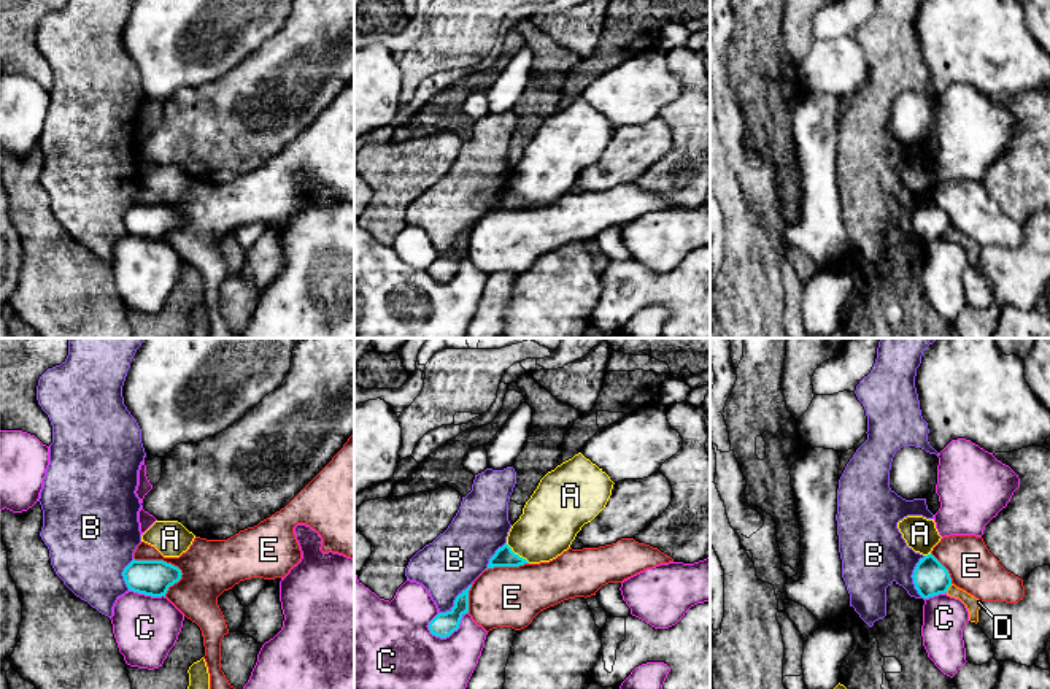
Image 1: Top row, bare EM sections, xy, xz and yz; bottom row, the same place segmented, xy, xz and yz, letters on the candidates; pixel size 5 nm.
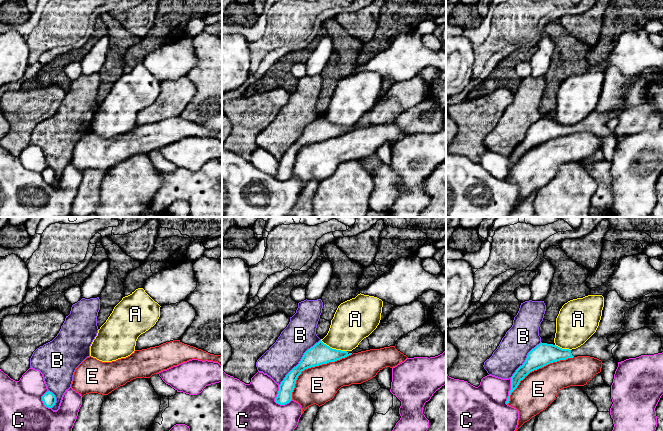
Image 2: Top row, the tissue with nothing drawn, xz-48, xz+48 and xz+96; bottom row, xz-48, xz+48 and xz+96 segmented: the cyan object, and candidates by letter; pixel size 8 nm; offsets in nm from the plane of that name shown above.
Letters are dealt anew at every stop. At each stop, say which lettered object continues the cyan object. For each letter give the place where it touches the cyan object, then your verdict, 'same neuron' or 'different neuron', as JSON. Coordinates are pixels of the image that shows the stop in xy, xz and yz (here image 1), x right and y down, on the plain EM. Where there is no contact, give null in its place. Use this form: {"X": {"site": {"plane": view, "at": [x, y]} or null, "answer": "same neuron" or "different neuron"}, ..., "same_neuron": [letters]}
{"A": {"site": {"plane": "xz", "at": [517, 199]}, "answer": "different neuron"}, "B": {"site": {"plane": "yz", "at": [912, 221]}, "answer": "different neuron"}, "C": {"site": {"plane": "xz", "at": [448, 280]}, "answer": "different neuron"}, "D": {"site": {"plane": "yz", "at": [949, 230]}, "answer": "different neuron"}, "E": {"site": {"plane": "xy", "at": [161, 205]}, "answer": "different neuron"}, "same_neuron": []}

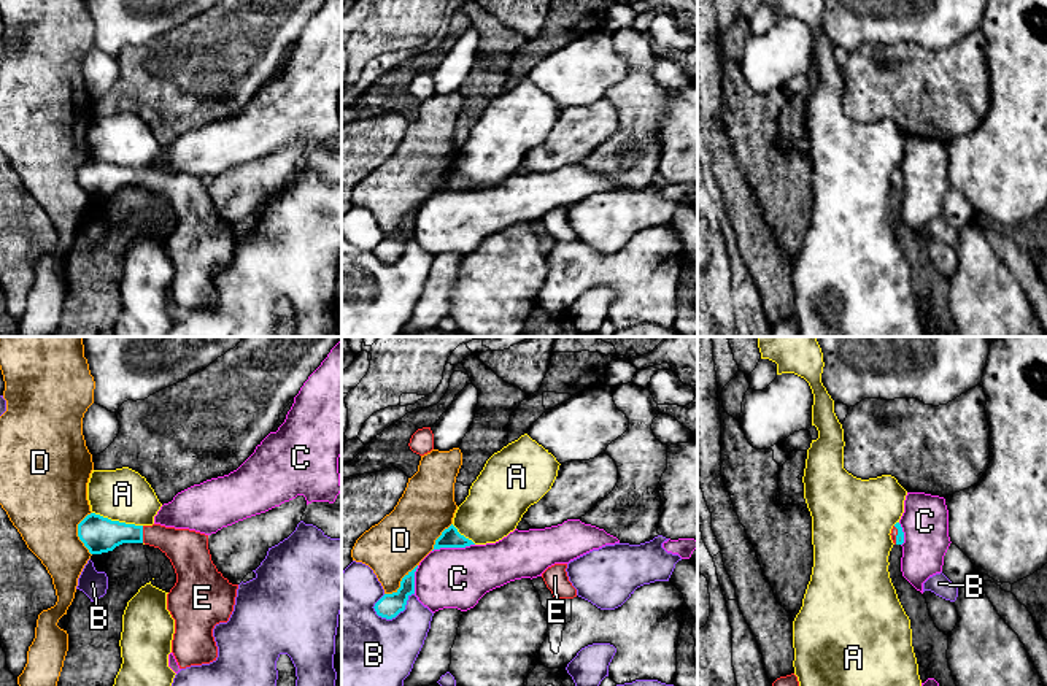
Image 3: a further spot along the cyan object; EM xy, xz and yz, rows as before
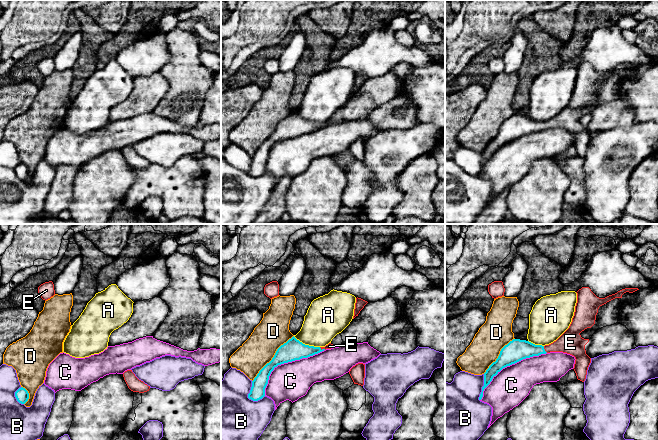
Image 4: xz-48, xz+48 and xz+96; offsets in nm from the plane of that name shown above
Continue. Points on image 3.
{"A": {"site": {"plane": "xy", "at": [118, 165]}, "answer": "different neuron"}, "B": {"site": {"plane": "xz", "at": [394, 261]}, "answer": "different neuron"}, "C": {"site": {"plane": "xz", "at": [453, 191]}, "answer": "different neuron"}, "D": {"site": {"plane": "xy", "at": [78, 178]}, "answer": "different neuron"}, "E": {"site": {"plane": "xy", "at": [142, 178]}, "answer": "same neuron"}, "same_neuron": ["E"]}

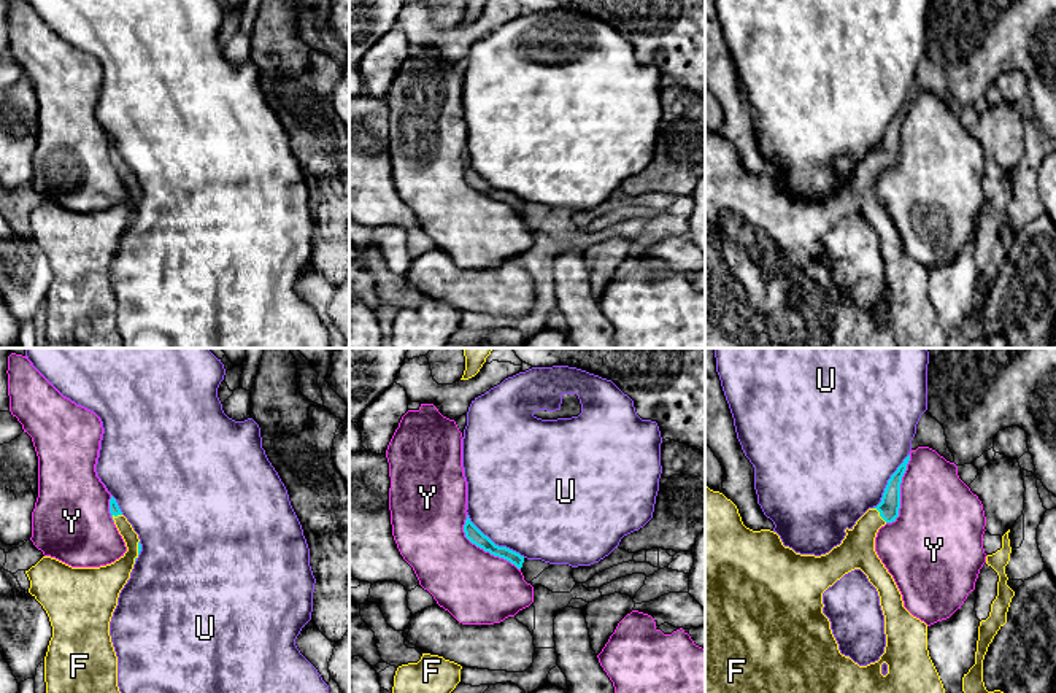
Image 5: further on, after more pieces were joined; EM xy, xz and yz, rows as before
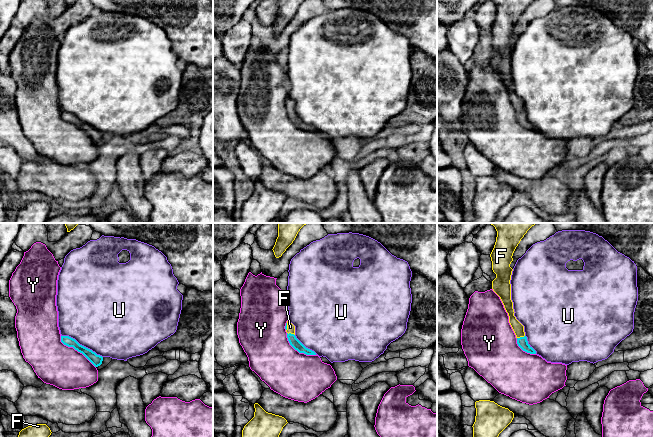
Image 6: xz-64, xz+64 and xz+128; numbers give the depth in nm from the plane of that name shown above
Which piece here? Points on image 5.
{"F": {"site": {"plane": "yz", "at": [880, 159]}, "answer": "same neuron"}, "U": {"site": {"plane": "xz", "at": [493, 186]}, "answer": "different neuron"}, "Y": {"site": {"plane": "xz", "at": [483, 193]}, "answer": "different neuron"}, "same_neuron": ["F"]}

